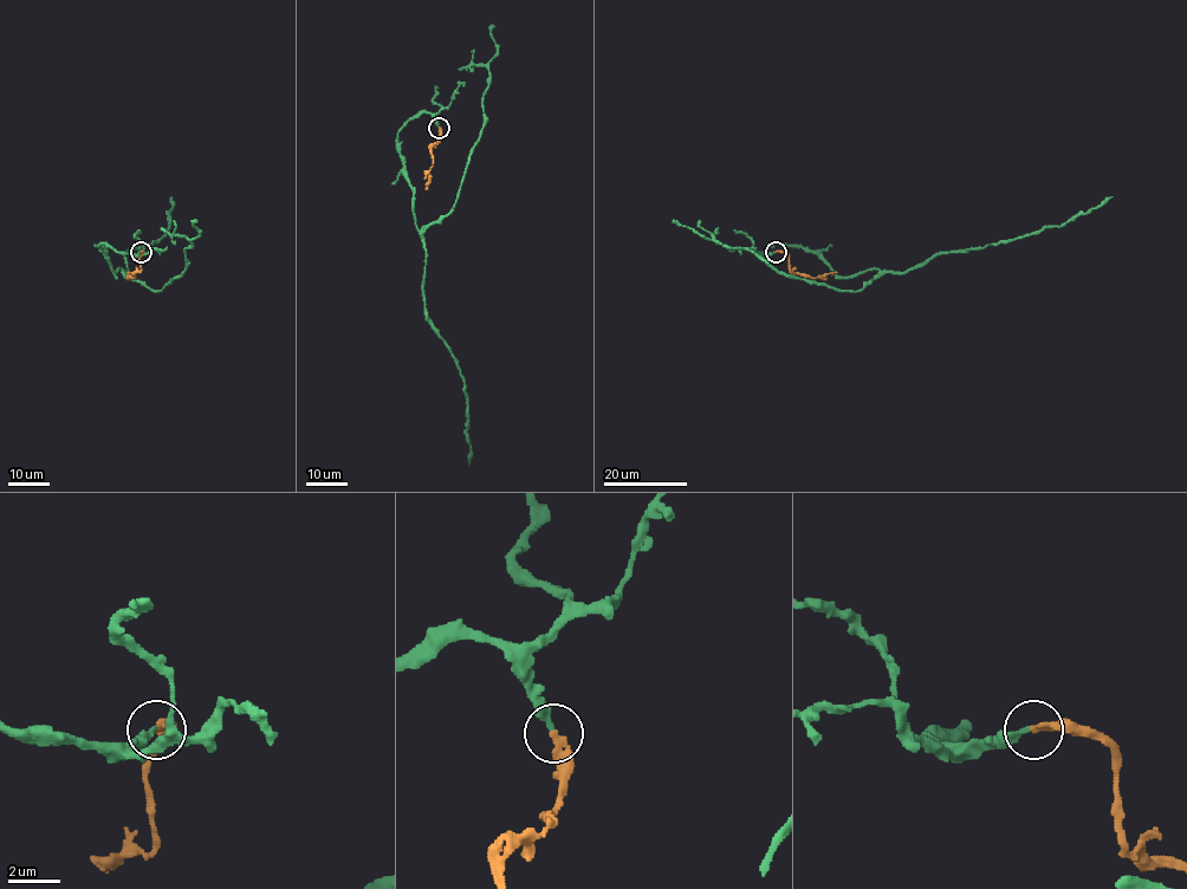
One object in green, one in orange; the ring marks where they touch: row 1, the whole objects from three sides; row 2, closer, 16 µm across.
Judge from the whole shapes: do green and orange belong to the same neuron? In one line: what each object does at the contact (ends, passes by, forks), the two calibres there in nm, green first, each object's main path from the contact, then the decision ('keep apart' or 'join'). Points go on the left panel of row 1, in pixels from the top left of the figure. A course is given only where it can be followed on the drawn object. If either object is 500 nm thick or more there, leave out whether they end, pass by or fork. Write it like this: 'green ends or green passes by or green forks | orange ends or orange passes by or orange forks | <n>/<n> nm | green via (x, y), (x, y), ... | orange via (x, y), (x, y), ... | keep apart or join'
green ends | orange ends | 240/260 nm | green via (141, 252), (121, 253), (101, 245), (115, 277), (118, 270), (128, 272), (125, 254), (166, 234), (172, 196) | orange via (141, 252), (141, 271), (134, 273), (135, 278), (128, 272) | join

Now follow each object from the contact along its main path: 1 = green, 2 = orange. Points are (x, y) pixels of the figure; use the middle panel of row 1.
1: (439, 127), (429, 114), (419, 112), (399, 132), (399, 153), (426, 251), (426, 319), (464, 382), (469, 465)
2: (439, 128), (440, 138), (432, 148), (433, 167), (426, 189)

